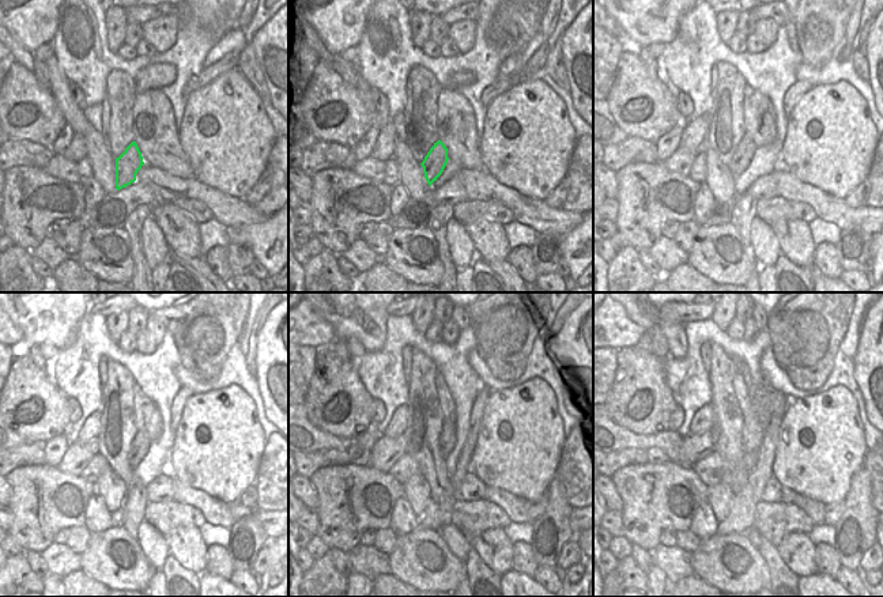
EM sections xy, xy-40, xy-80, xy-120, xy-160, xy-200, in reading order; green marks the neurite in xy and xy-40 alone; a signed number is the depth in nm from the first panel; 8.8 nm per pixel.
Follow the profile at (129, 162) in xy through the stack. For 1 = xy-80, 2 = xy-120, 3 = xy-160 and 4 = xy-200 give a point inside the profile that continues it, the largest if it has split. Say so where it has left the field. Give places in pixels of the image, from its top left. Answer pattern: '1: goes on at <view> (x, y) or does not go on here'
1: goes on at xy-80 (744, 151)
2: goes on at xy-120 (139, 448)
3: goes on at xy-160 (448, 437)
4: goes on at xy-200 (765, 400)

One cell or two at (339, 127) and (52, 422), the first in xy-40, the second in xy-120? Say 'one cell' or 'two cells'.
one cell

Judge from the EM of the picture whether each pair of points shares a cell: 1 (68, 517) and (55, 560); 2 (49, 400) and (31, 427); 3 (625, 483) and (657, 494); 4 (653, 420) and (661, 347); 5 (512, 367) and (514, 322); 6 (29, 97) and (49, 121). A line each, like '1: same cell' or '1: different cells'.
1: different cells
2: same cell
3: same cell
4: different cells
5: same cell
6: same cell

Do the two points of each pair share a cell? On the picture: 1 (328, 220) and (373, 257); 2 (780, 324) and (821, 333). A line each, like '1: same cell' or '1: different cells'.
1: different cells
2: same cell

